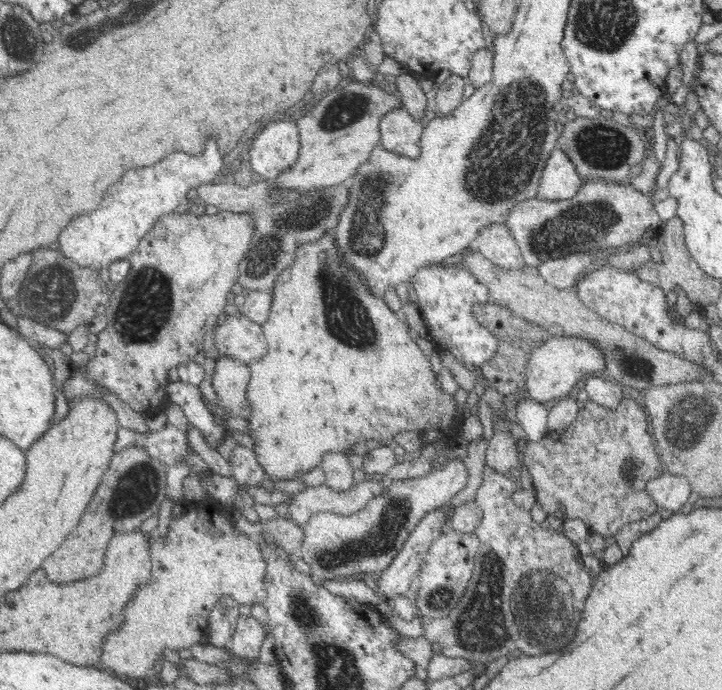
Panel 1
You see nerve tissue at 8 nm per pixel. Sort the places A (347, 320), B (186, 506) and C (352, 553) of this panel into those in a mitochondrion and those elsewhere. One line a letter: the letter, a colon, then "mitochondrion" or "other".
A: mitochondrion
B: other
C: mitochondrion

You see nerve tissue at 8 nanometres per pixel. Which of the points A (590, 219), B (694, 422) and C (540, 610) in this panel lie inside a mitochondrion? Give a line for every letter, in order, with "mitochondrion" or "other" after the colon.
A: mitochondrion
B: mitochondrion
C: mitochondrion

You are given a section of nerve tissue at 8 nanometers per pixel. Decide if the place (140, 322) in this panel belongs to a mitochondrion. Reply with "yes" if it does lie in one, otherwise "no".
yes

